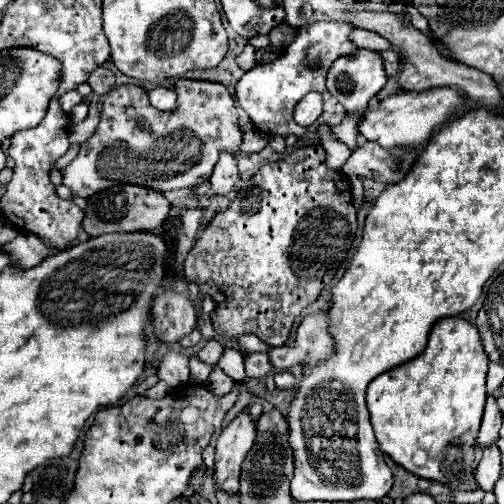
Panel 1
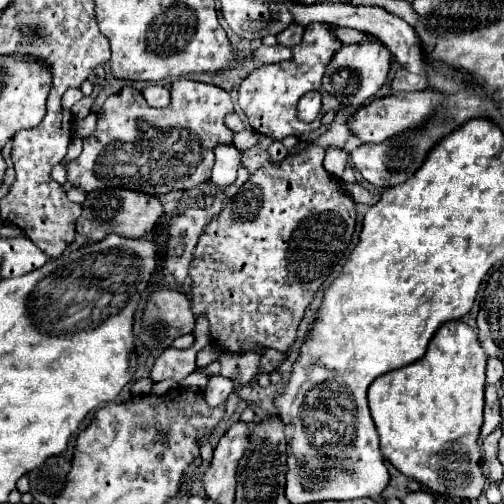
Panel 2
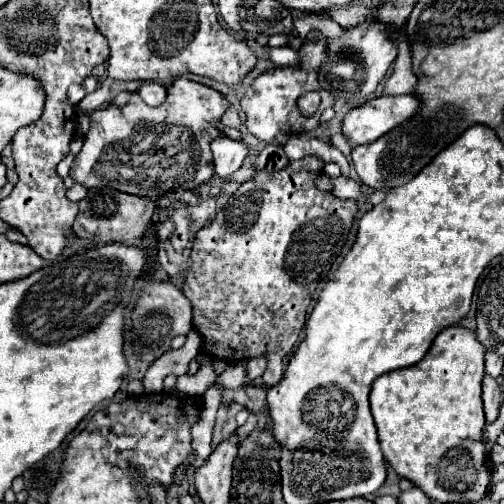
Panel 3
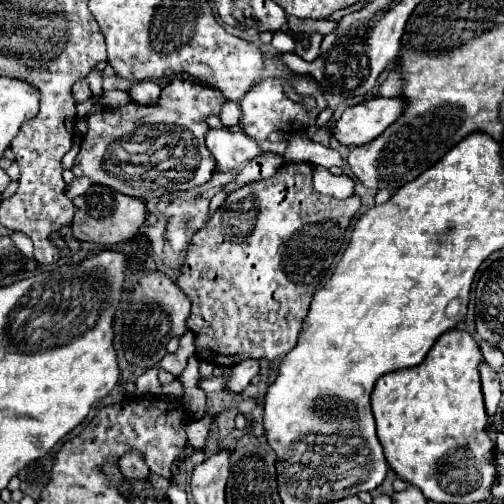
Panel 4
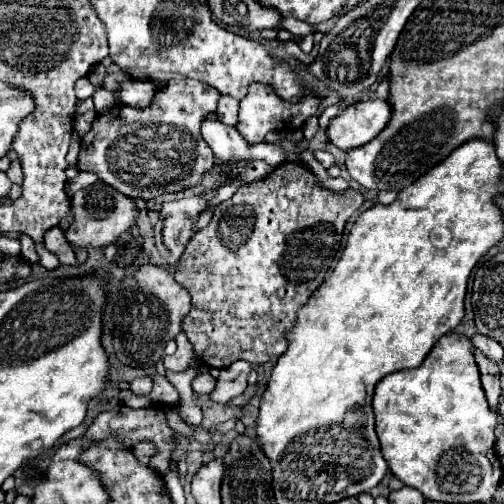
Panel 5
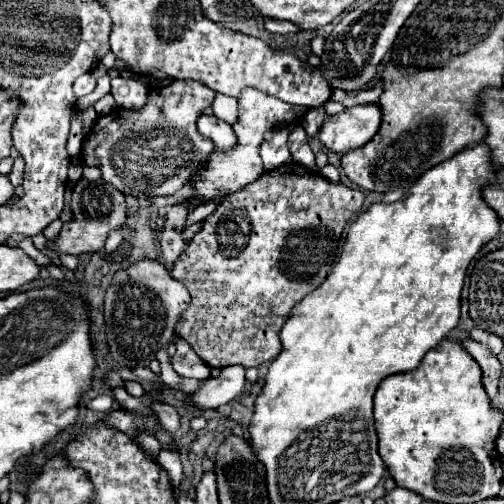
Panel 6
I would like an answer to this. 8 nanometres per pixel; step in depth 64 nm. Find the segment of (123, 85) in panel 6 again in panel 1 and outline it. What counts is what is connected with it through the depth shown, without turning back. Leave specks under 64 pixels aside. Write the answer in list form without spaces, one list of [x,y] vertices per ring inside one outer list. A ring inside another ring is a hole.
[[[152,88],[148,92],[150,104],[158,110],[172,110],[176,104],[176,94],[170,88]]]

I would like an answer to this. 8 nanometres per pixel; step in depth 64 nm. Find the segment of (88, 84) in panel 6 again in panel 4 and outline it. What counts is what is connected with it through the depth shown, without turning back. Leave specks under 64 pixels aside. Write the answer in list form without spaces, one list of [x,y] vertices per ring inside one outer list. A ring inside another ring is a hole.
[[[80,80],[74,84],[74,100],[76,102],[84,102],[90,98],[90,86],[86,80]]]

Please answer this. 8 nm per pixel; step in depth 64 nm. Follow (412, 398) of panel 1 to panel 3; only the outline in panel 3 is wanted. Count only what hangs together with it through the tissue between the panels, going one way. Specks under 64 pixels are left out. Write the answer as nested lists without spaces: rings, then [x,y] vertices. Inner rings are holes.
[[[450,326],[446,330],[442,330],[432,348],[428,350],[428,354],[416,364],[416,366],[408,366],[408,368],[402,368],[402,370],[394,370],[394,372],[388,372],[384,376],[380,376],[374,386],[372,386],[372,392],[370,392],[370,406],[372,406],[372,416],[376,420],[376,428],[378,428],[378,440],[380,440],[380,446],[382,446],[382,452],[384,452],[384,458],[386,462],[406,480],[410,480],[414,486],[418,486],[430,500],[436,500],[436,502],[478,502],[480,498],[486,496],[488,492],[488,486],[490,486],[490,470],[488,470],[488,448],[484,444],[484,410],[482,410],[482,378],[484,378],[484,346],[478,342],[476,334],[468,328],[462,328],[462,326]]]

